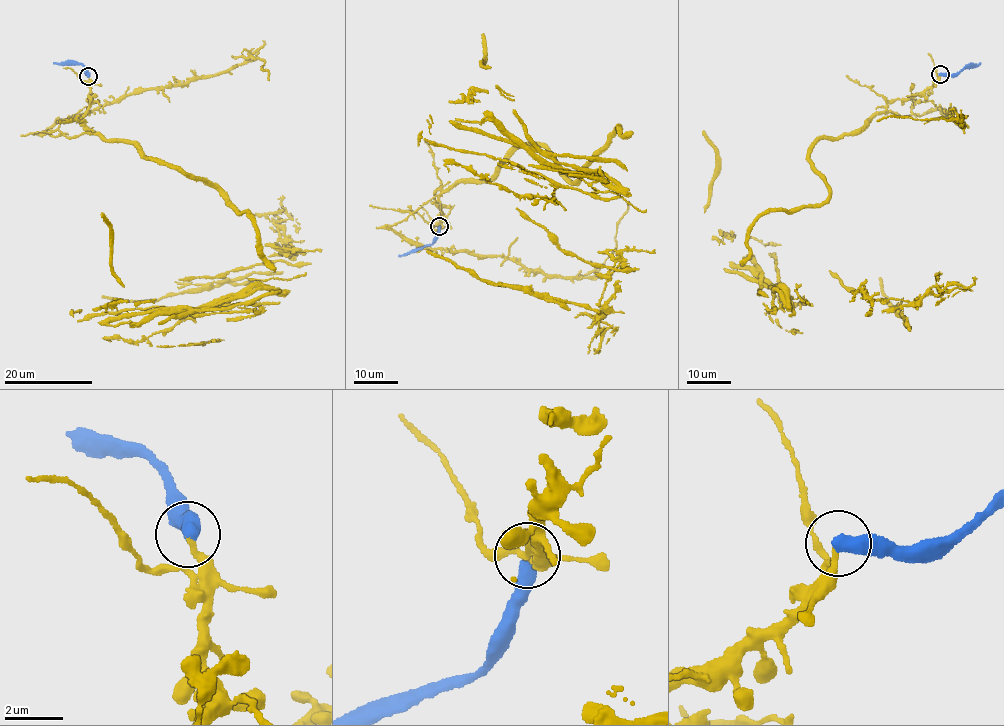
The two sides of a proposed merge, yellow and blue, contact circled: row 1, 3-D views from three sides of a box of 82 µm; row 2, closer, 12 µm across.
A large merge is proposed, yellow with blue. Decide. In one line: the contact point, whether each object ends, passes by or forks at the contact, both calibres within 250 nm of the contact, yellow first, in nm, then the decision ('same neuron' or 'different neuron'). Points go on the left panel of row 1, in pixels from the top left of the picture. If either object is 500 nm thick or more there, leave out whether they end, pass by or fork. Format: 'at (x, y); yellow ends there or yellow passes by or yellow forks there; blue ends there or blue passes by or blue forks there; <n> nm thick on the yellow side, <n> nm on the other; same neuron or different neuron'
at (88, 76); 190 nm thick on the yellow side, 500 nm on the other; different neuron

